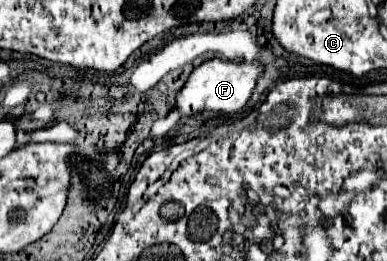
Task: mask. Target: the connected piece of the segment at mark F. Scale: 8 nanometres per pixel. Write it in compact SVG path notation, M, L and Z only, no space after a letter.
M223 58L205 60L201 66L197 66L193 70L187 84L177 94L175 108L179 108L183 116L191 116L191 114L203 112L203 110L225 112L225 114L239 112L251 98L253 88L261 74L263 74L263 62L259 58L255 58L251 62L245 62L245 60L233 62L233 60L223 60Z

